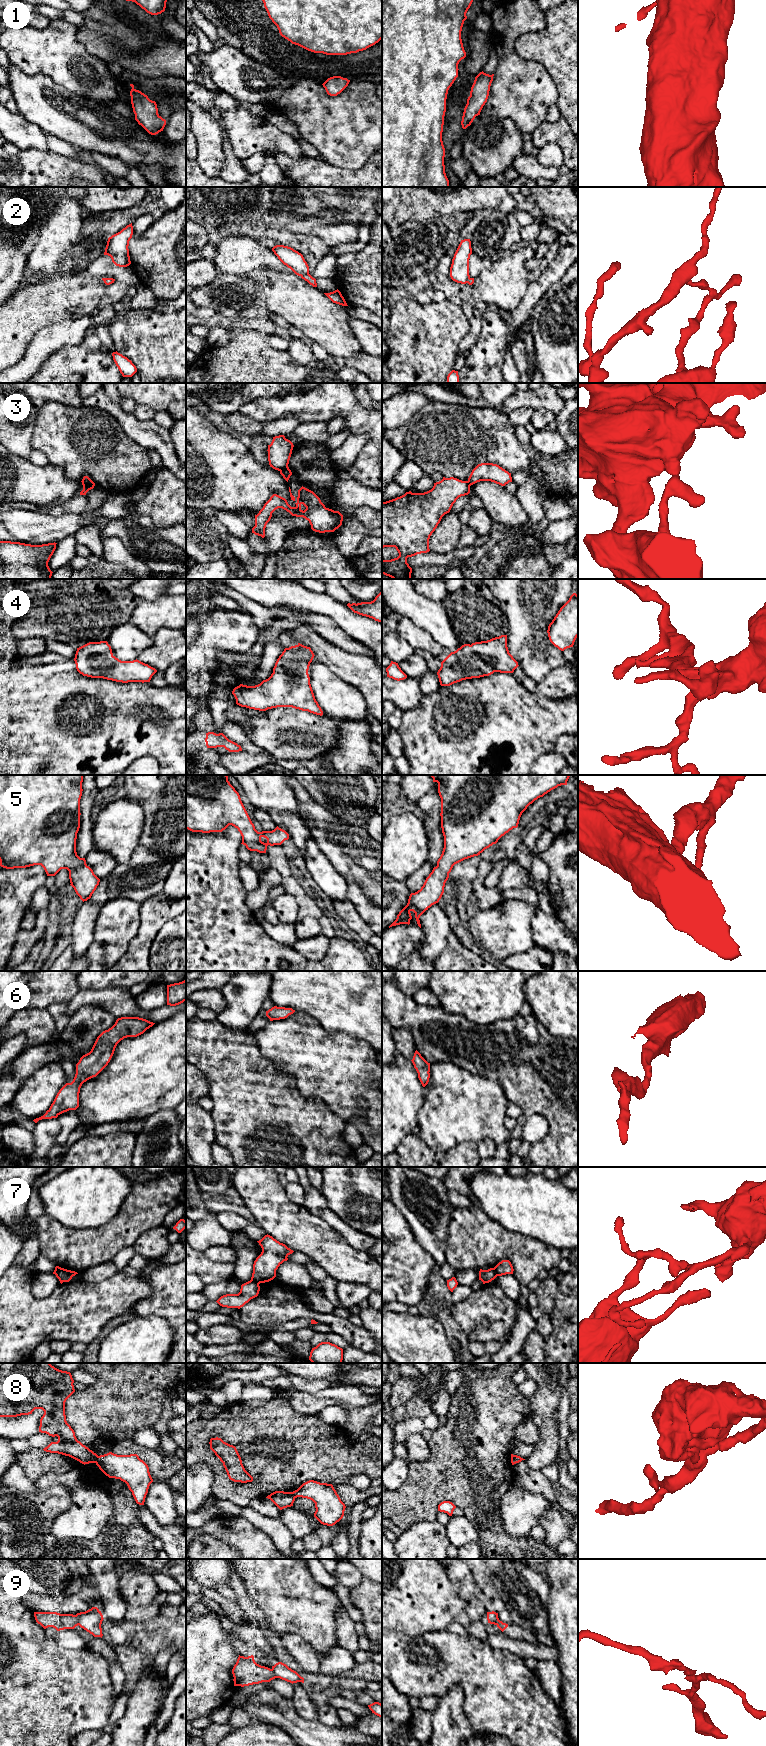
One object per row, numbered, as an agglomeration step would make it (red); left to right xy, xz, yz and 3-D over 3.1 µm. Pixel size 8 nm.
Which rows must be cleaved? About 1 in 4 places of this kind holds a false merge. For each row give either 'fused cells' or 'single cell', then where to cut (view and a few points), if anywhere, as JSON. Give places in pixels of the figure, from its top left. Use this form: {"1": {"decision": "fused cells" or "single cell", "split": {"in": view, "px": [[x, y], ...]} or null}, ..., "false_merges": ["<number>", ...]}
{"1": {"decision": "single cell", "split": null}, "2": {"decision": "fused cells", "split": {"in": "xz", "px": [[308, 273], [301, 276]]}}, "3": {"decision": "fused cells", "split": {"in": "xy", "px": [[82, 481], [93, 486]]}}, "4": {"decision": "single cell", "split": null}, "5": {"decision": "single cell", "split": null}, "6": {"decision": "single cell", "split": null}, "7": {"decision": "fused cells", "split": {"in": "xz", "px": [[251, 1279], [259, 1283]]}}, "8": {"decision": "fused cells", "split": {"in": "xy", "px": [[98, 1456], [95, 1462]]}}, "9": {"decision": "fused cells", "split": {"in": "xy", "px": [[75, 1615], [78, 1624]]}}, "false_merges": ["2", "3", "7", "8", "9"]}

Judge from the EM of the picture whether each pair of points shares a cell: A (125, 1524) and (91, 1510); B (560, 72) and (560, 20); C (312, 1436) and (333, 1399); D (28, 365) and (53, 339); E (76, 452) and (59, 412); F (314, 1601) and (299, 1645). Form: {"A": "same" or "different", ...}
{"A": "different", "B": "same", "C": "different", "D": "same", "E": "same", "F": "different"}

